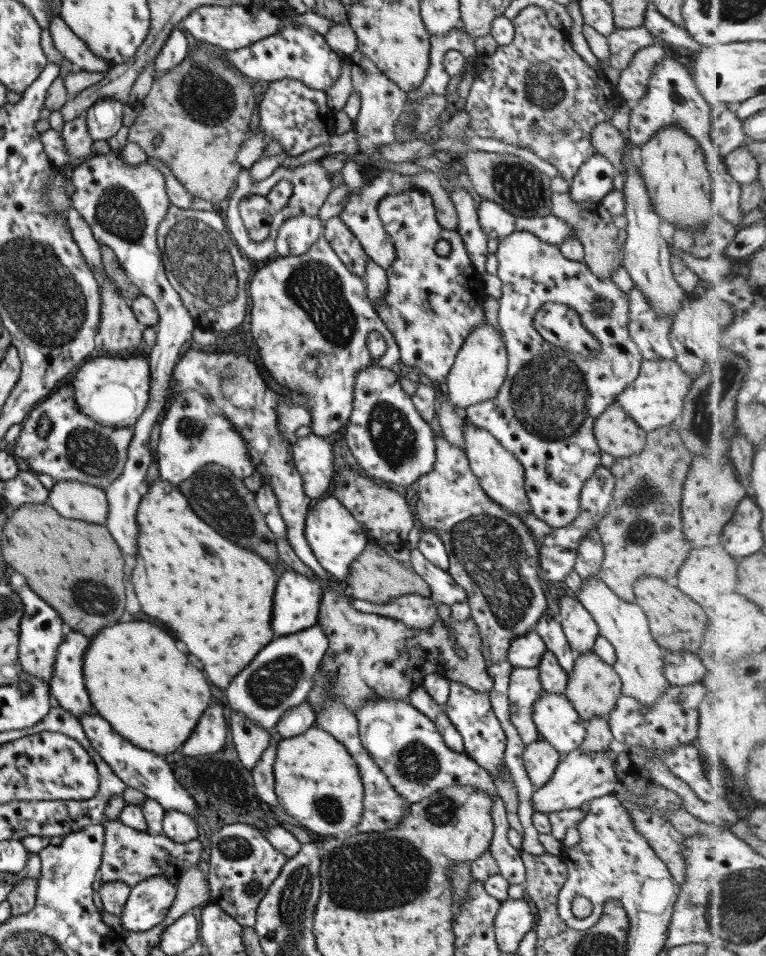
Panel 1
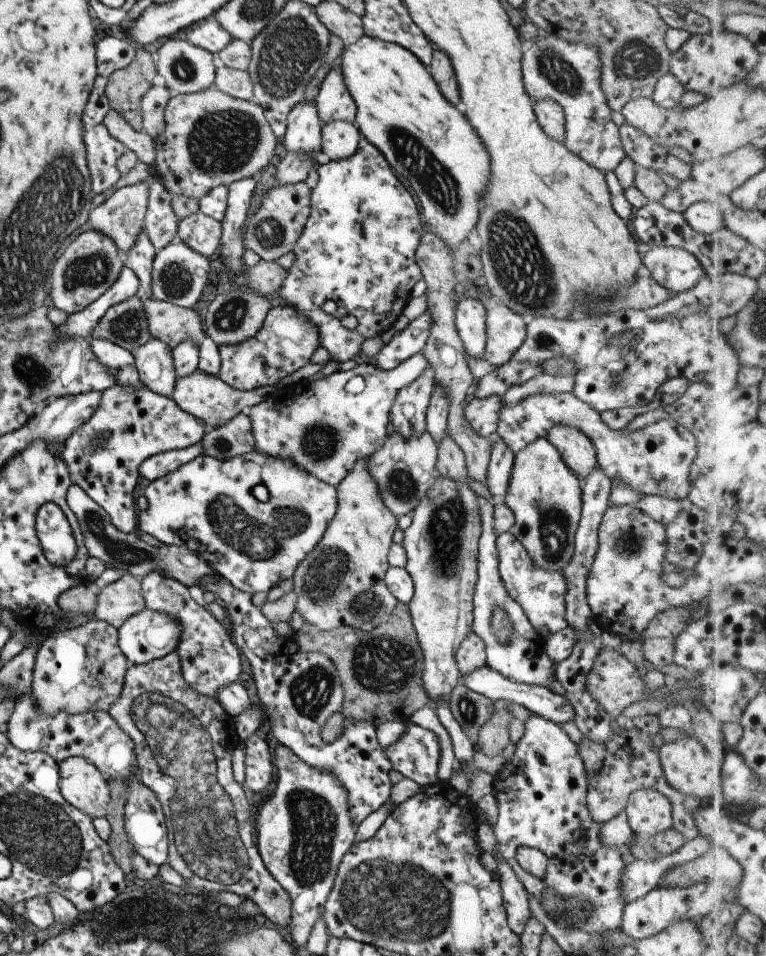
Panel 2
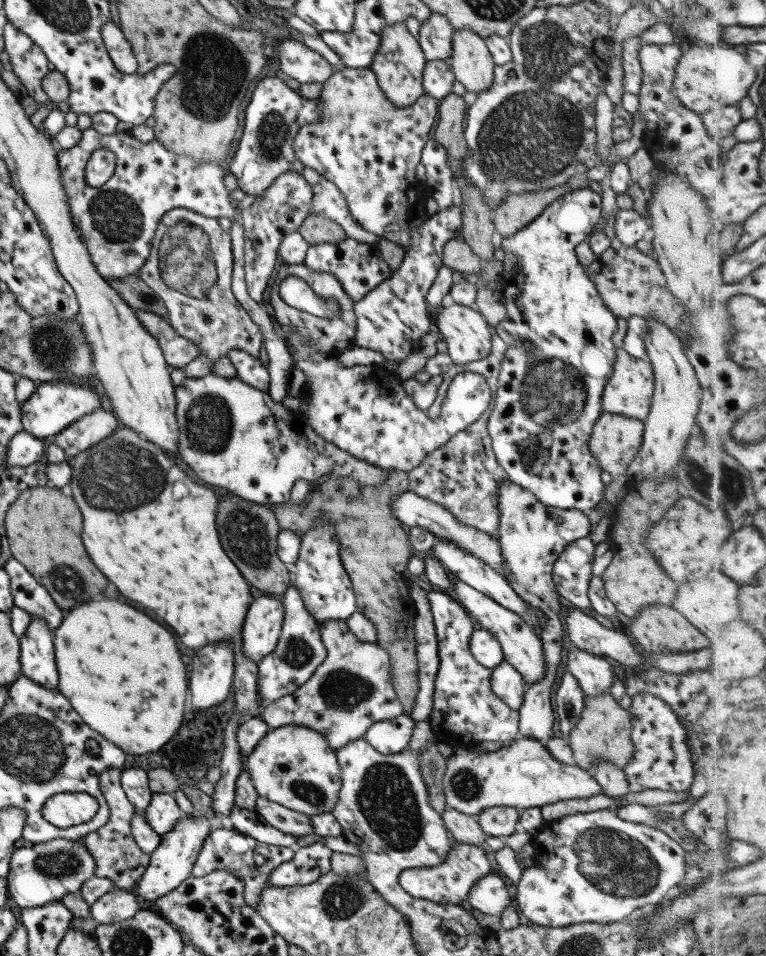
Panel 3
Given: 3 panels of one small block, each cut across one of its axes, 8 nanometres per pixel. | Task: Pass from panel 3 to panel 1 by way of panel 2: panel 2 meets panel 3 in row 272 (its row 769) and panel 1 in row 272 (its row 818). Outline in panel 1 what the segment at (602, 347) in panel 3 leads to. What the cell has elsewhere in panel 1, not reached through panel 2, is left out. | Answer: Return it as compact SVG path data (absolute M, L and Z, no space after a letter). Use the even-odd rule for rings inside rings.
M516 231L499 239L495 258L496 275L501 281L497 324L502 330L507 355L506 377L493 398L467 406L462 413L465 420L486 430L519 461L523 467L523 490L531 506L530 513L552 529L561 528L578 515L580 488L590 474L594 473L595 467L601 466L601 451L592 431L594 420L635 380L643 359L627 330L628 294L620 292L611 279L600 280L587 270L587 266L566 260L556 247L550 247L547 242L527 231ZM603 300L611 303L611 307L606 313L594 313L591 307L593 302ZM551 302L563 304L577 312L584 329L599 341L600 348L596 354L579 357L578 354L568 353L542 340L534 330L532 318L539 307Z

